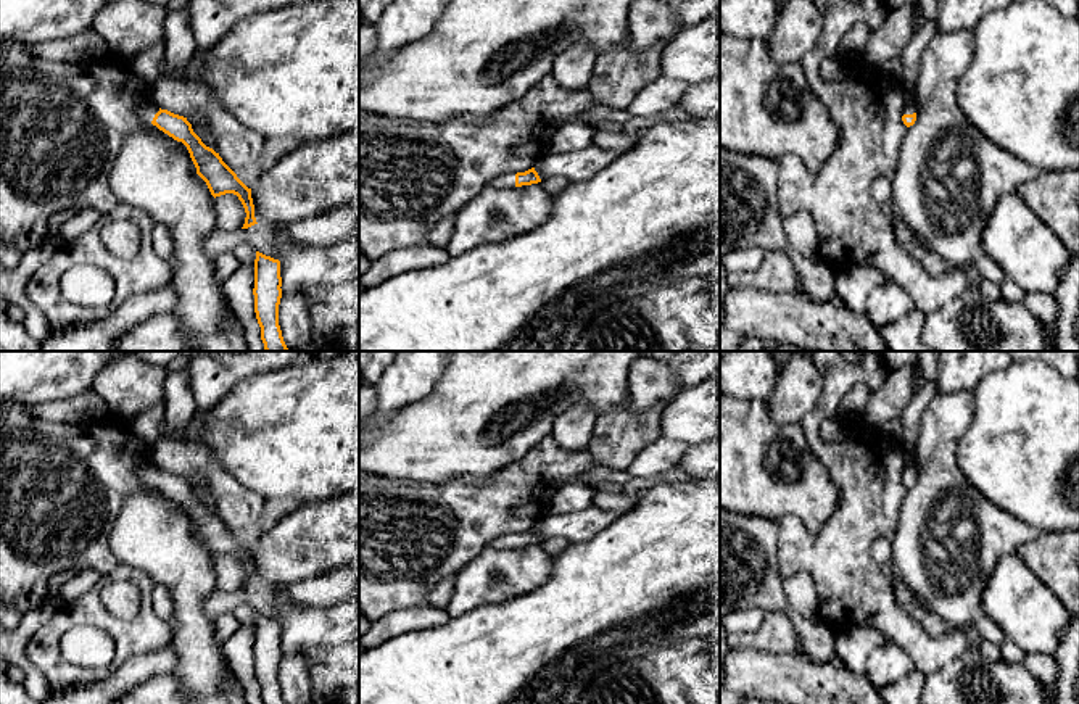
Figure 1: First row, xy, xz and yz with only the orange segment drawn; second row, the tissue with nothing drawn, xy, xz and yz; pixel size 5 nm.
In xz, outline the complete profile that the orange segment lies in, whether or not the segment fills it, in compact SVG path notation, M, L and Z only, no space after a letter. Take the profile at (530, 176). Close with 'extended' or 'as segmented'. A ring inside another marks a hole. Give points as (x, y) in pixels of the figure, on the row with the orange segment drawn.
M535 168L525 171L525 172L517 172L517 174L504 174L498 179L493 180L493 187L498 188L514 188L514 187L522 187L522 185L531 185L541 182L538 172Z; extended

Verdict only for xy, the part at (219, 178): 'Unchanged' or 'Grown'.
Grown

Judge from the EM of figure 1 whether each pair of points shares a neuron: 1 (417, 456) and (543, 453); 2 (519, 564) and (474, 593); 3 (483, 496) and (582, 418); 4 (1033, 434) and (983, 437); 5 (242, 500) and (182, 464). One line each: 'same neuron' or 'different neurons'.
1: different neurons
2: same neuron
3: different neurons
4: same neuron
5: same neuron

